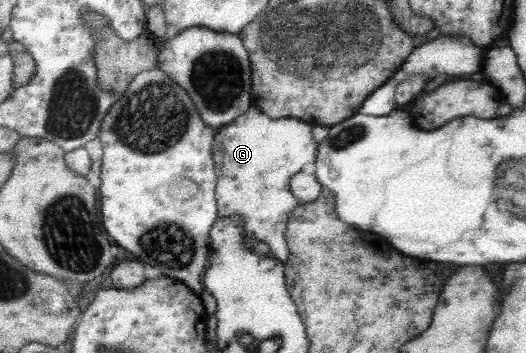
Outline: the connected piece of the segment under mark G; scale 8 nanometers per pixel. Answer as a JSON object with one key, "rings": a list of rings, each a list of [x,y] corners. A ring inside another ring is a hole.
{"rings":[[[251,103],[247,111],[235,117],[230,125],[217,128],[216,141],[212,141],[212,161],[216,161],[216,173],[220,173],[220,181],[215,183],[220,217],[237,215],[243,239],[256,239],[268,245],[269,255],[280,262],[285,262],[290,255],[286,242],[287,215],[300,203],[291,192],[291,177],[302,169],[302,165],[314,161],[314,155],[318,155],[311,126],[296,118],[269,118]]]}

